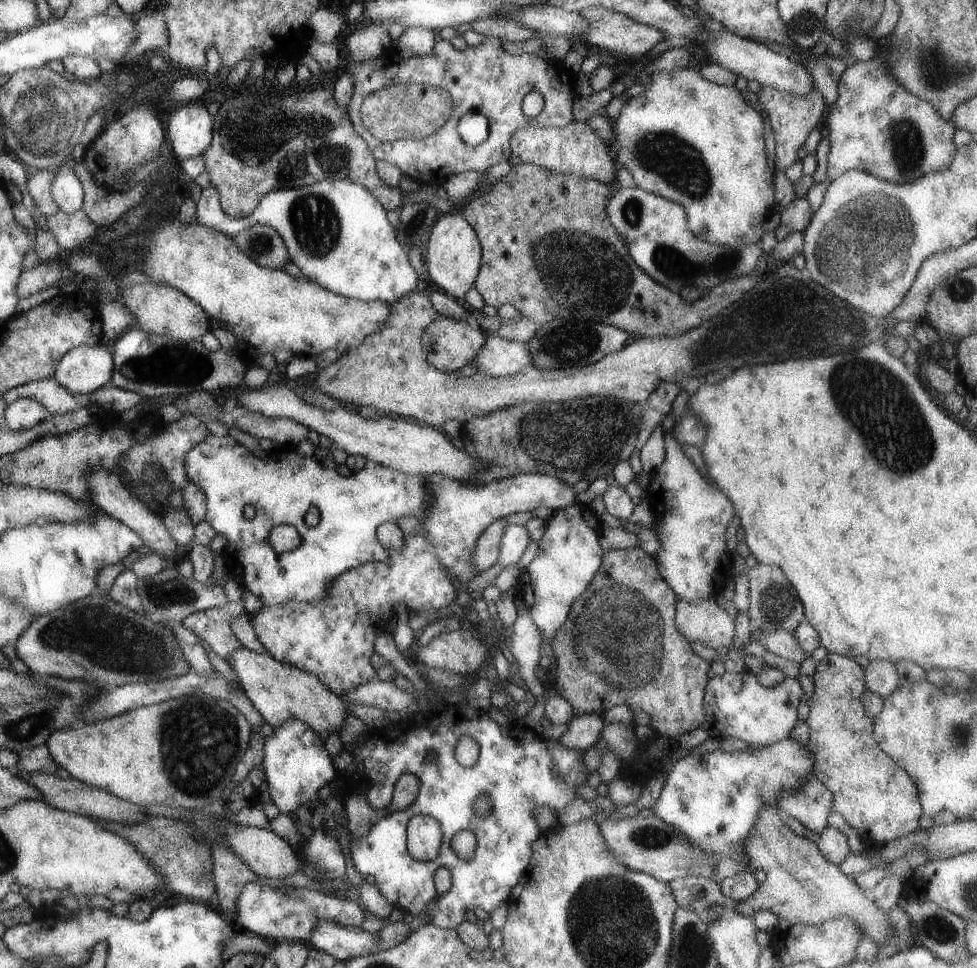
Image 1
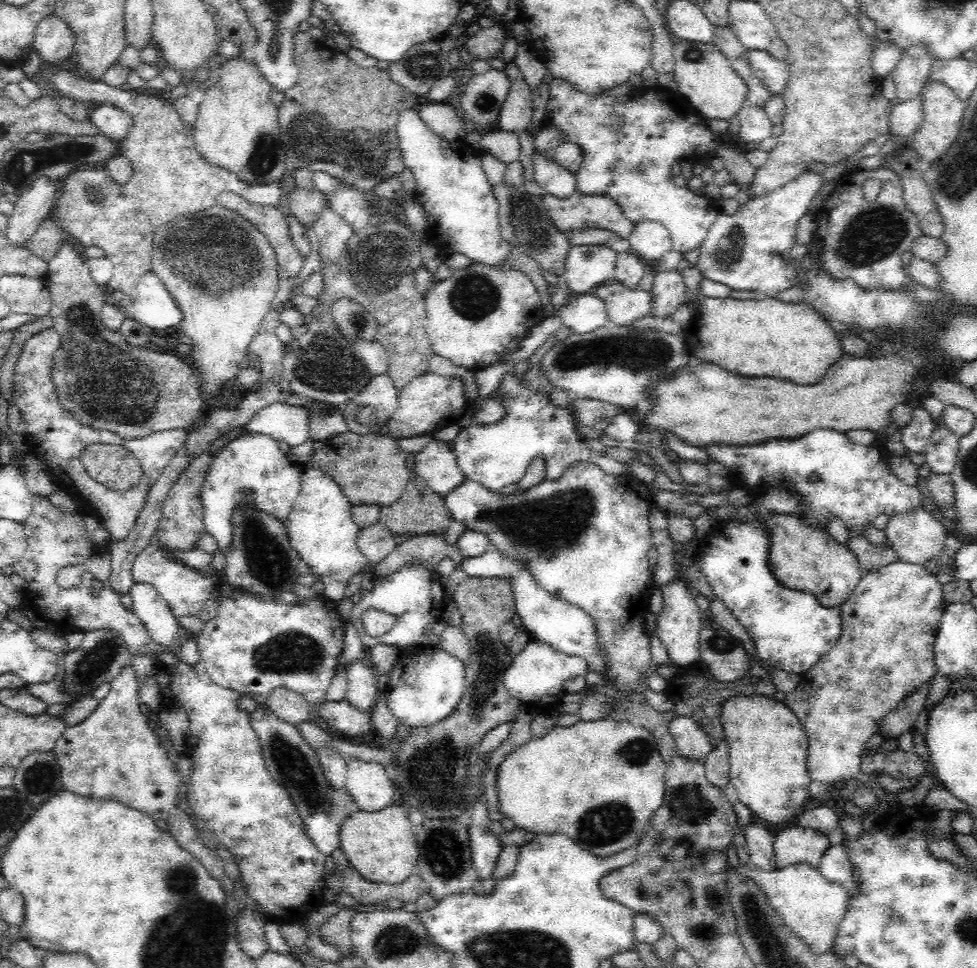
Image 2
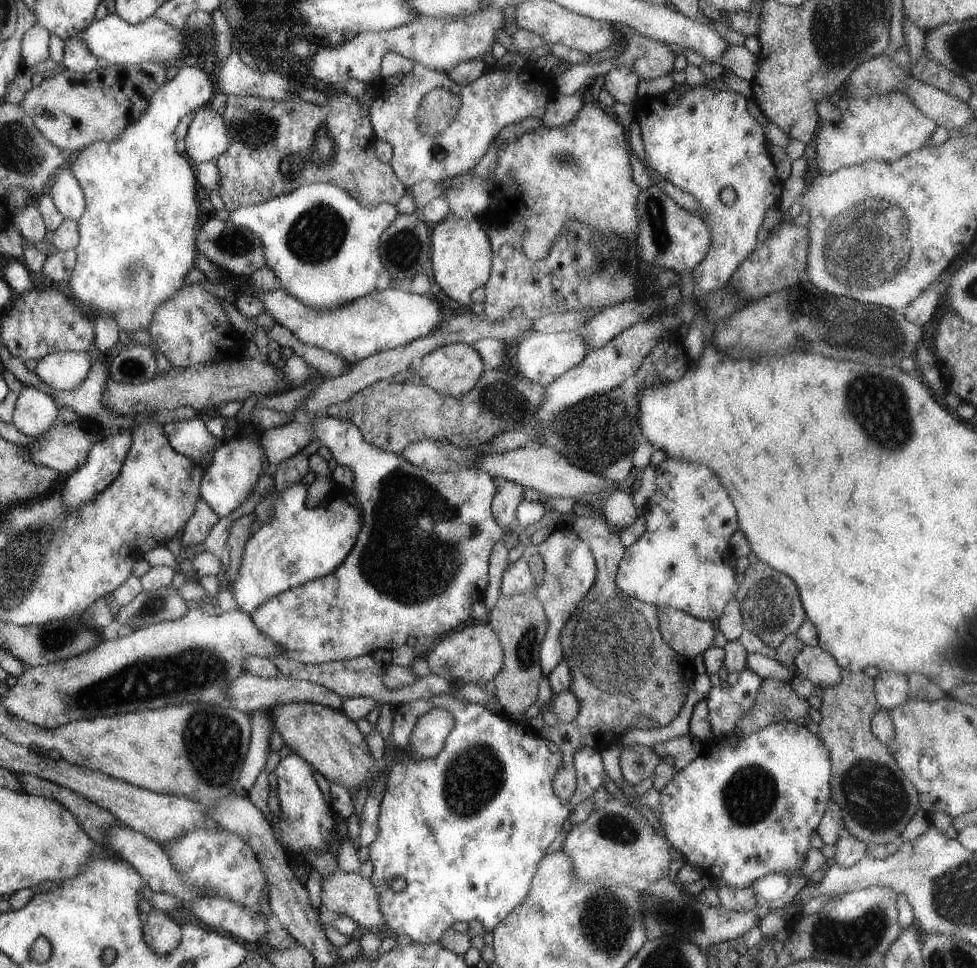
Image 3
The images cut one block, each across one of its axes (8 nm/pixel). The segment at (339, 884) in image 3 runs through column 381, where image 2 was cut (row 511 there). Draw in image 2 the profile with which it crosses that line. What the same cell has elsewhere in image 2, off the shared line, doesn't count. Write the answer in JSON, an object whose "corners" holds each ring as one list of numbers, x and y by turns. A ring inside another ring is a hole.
{"corners":[[918,507,911,513,896,513,889,516,885,526,885,535,887,542,892,545,890,548,897,555,898,561,924,565,932,559,938,559,944,553,944,540,946,540,948,532,934,515,922,507]]}

